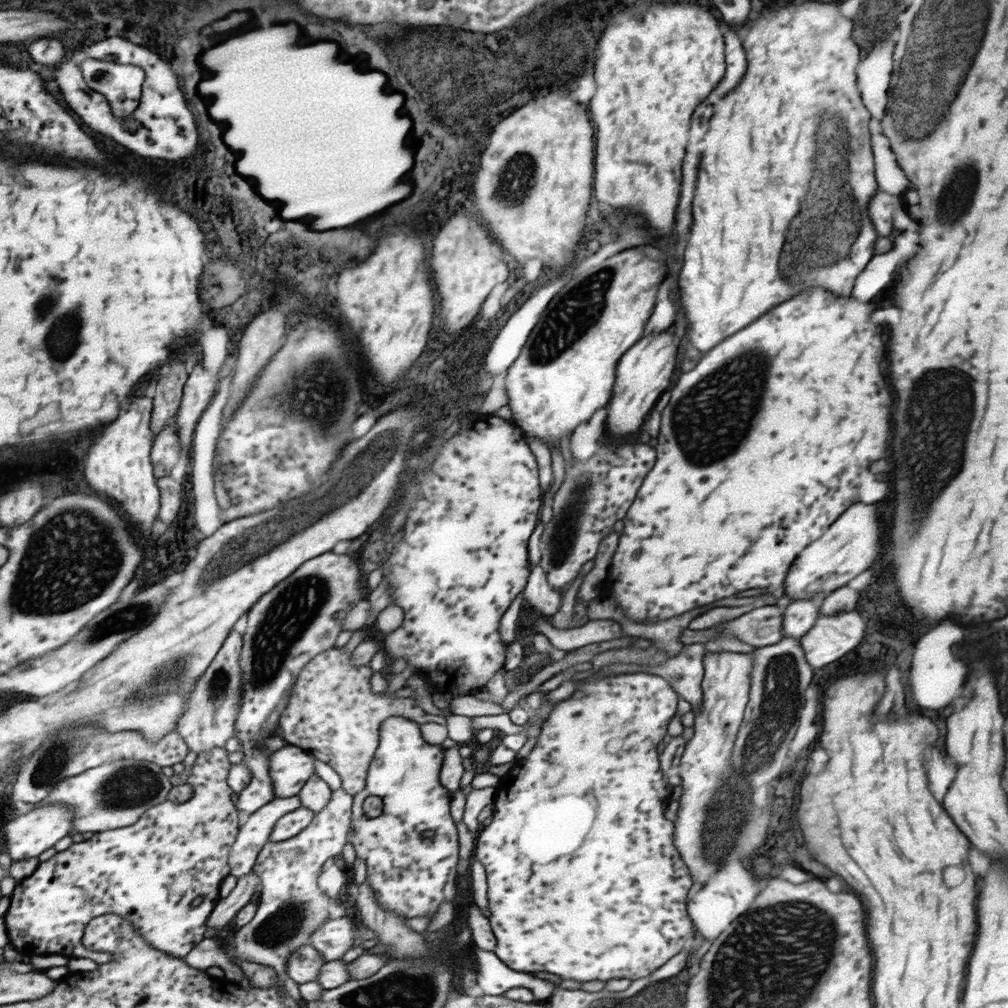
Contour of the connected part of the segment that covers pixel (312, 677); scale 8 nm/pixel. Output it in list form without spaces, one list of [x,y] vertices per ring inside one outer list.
[[[333,647],[319,654],[301,671],[289,705],[281,715],[280,735],[288,744],[312,751],[339,774],[345,791],[355,795],[365,784],[367,766],[374,760],[379,744],[381,722],[391,716],[403,716],[417,722],[445,725],[445,718],[424,712],[410,697],[377,694],[369,690],[372,671],[364,666],[352,666],[352,653]]]

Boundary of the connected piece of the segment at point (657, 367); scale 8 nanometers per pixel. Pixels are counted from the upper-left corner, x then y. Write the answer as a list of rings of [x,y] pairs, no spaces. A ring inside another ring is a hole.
[[[661,330],[661,334],[649,334],[643,336],[625,358],[619,360],[621,366],[617,366],[617,386],[613,386],[613,402],[607,406],[607,418],[605,418],[605,430],[611,438],[625,440],[633,432],[639,430],[645,416],[661,396],[661,392],[669,386],[669,378],[673,374],[673,358],[675,344],[668,330]]]

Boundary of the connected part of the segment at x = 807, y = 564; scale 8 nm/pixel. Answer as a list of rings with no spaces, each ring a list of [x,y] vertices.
[[[851,504],[833,526],[811,545],[807,545],[793,562],[793,570],[789,570],[789,578],[783,582],[784,595],[793,600],[814,600],[816,594],[831,593],[841,589],[845,582],[871,566],[875,556],[879,554],[879,512],[877,504]]]

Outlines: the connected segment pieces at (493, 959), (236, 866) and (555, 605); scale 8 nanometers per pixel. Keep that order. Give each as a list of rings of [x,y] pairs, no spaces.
[[[475,947],[473,956],[475,956],[475,964],[477,964],[477,968],[475,968],[475,971],[474,971],[476,974],[476,984],[482,990],[484,995],[499,996],[499,995],[502,995],[505,992],[505,990],[509,990],[509,988],[517,988],[517,986],[523,986],[523,988],[529,988],[529,990],[533,990],[533,992],[535,992],[535,998],[537,998],[537,1000],[539,1000],[539,998],[549,998],[549,996],[551,996],[551,992],[553,992],[553,984],[551,984],[551,982],[547,982],[547,980],[539,980],[539,978],[533,978],[533,976],[527,976],[527,974],[531,974],[531,973],[513,972],[513,970],[509,970],[509,968],[507,968],[507,966],[505,966],[505,964],[503,964],[503,962],[501,962],[501,960],[499,960],[499,958],[497,958],[497,956],[495,956],[495,954],[493,954],[493,952],[489,952],[489,950],[483,950],[483,949],[479,949],[479,948]]]
[[[301,797],[276,798],[249,816],[246,823],[240,826],[240,833],[233,843],[229,866],[232,875],[237,878],[251,873],[257,864],[257,858],[261,850],[265,848],[271,838],[271,833],[286,814],[294,811],[294,808],[303,807]]]
[[[536,564],[533,574],[529,574],[529,586],[525,586],[522,600],[549,619],[560,608],[562,596],[561,592],[549,587],[542,568]]]

